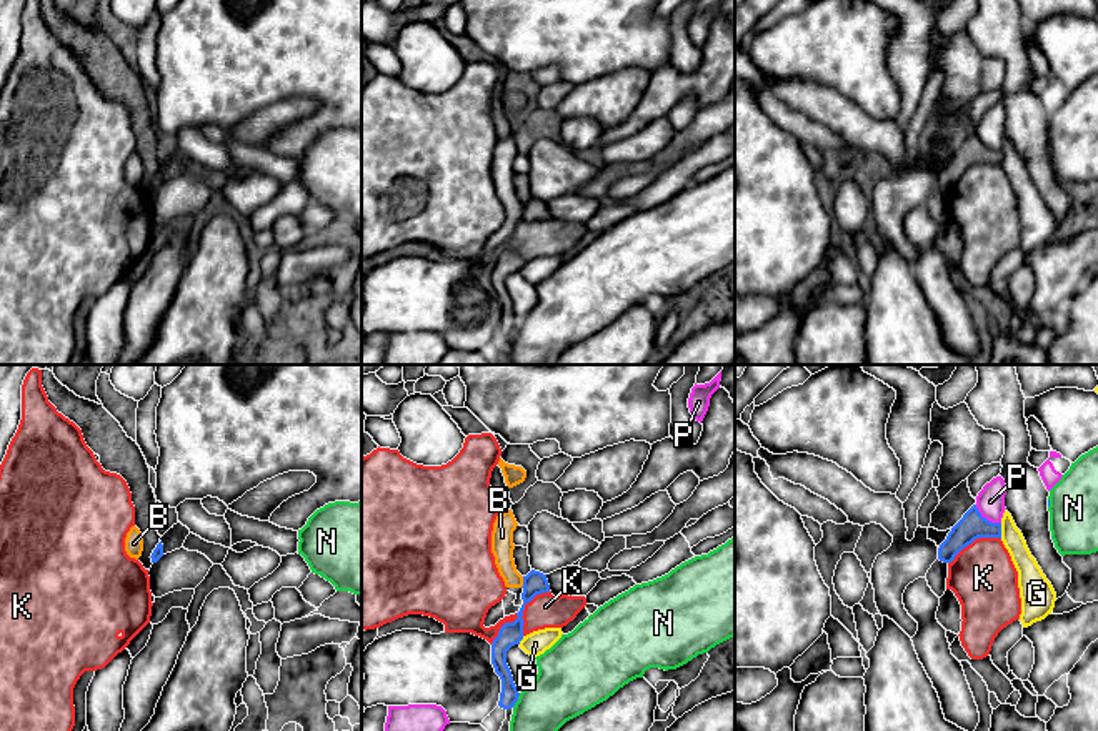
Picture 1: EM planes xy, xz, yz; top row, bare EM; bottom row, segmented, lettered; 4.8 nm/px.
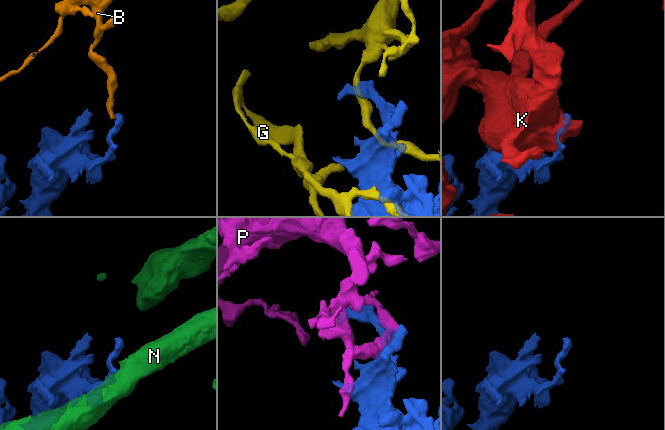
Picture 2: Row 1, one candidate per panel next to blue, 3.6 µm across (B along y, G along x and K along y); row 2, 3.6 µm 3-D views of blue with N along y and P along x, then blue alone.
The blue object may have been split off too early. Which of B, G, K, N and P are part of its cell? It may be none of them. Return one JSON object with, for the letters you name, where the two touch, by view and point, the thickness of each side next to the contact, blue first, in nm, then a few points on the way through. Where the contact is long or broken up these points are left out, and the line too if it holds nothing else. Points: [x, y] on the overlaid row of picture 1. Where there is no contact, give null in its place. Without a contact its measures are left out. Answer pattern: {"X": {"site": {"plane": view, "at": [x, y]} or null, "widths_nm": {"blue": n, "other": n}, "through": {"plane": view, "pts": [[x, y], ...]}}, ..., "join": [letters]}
{"join": []}

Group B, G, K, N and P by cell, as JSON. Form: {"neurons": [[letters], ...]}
{"neurons": [["B"], ["G"], ["K"], ["N"], ["P"]]}

